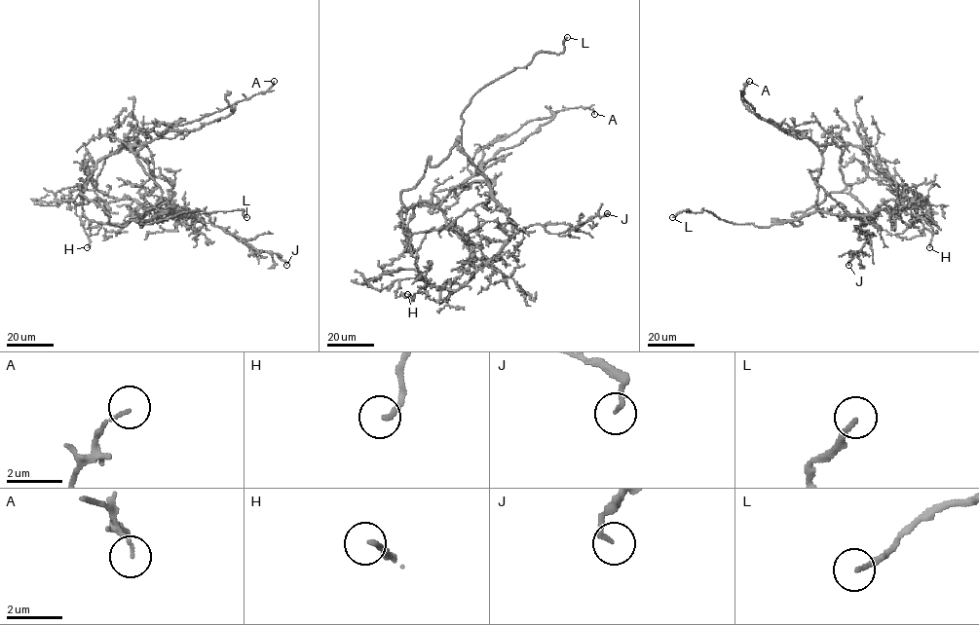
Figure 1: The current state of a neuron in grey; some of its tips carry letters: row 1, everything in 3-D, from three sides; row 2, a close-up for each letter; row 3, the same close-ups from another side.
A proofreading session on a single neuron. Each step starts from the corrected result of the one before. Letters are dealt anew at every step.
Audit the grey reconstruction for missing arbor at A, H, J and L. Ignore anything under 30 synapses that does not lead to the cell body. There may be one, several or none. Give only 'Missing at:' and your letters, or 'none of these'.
Missing at: L

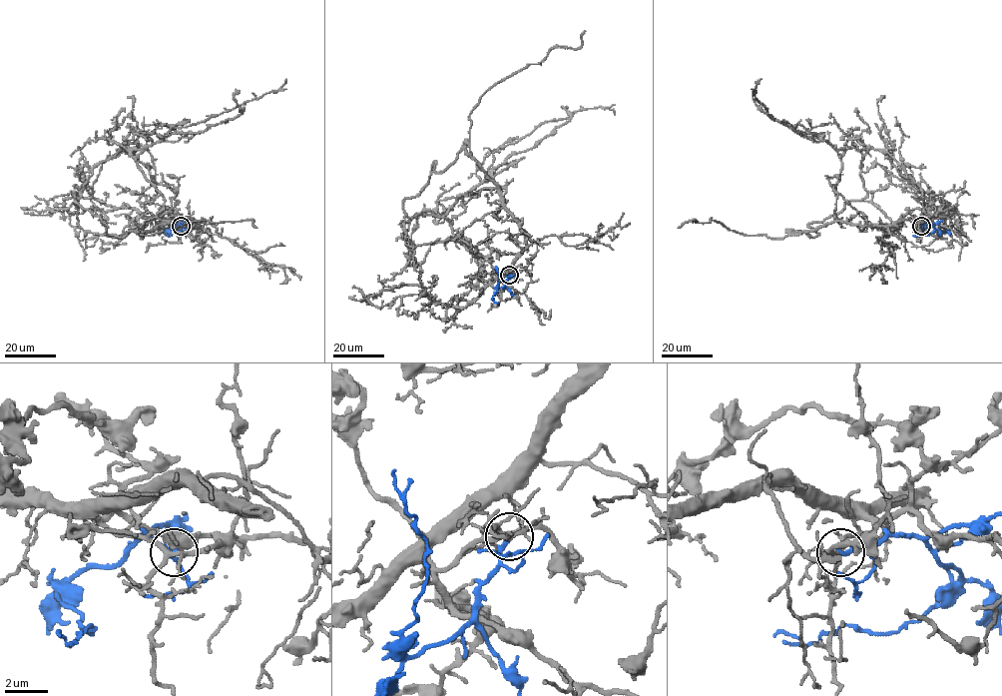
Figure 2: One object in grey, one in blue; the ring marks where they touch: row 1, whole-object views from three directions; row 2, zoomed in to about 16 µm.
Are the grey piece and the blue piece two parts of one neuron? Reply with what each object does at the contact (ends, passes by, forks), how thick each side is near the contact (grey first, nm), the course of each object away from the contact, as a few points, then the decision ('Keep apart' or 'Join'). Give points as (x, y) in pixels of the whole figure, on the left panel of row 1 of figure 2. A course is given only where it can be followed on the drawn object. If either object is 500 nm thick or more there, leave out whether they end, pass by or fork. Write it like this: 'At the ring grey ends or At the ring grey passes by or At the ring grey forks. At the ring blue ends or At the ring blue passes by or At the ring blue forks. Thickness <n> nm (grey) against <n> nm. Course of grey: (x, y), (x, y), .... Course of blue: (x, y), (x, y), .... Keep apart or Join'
At the ring grey forks. At the ring blue ends. Thickness 200 nm (grey) against 240 nm. Course of grey: (181, 226), (146, 208), (156, 184), (123, 148), (93, 170), (77, 224), (142, 228), (175, 206), (167, 175). Course of blue: (181, 226), (177, 224), (170, 229), (172, 235), (167, 236). Keep apart

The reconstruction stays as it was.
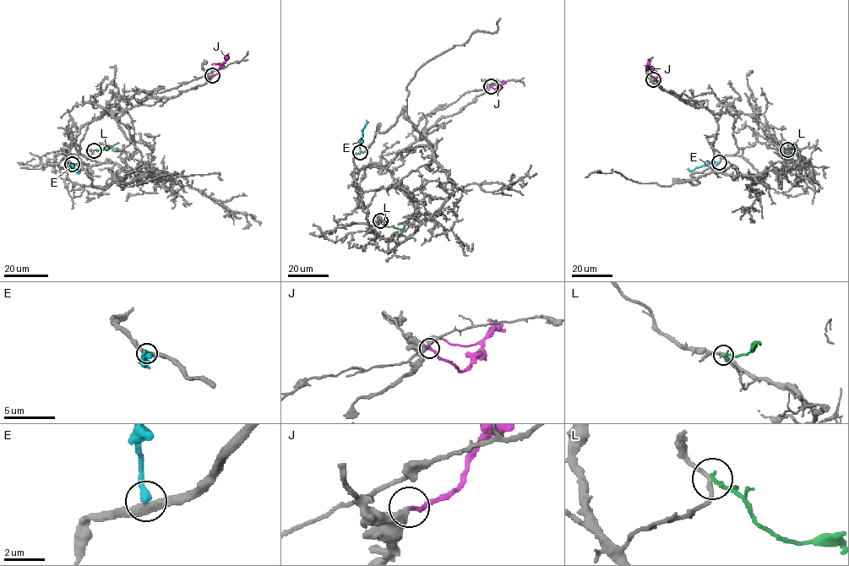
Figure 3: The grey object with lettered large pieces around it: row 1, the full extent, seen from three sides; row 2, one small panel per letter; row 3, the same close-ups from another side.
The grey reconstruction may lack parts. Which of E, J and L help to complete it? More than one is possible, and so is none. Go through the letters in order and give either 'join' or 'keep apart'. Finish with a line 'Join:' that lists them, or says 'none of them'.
E: keep apart
J: join
L: keep apart
Join: J

